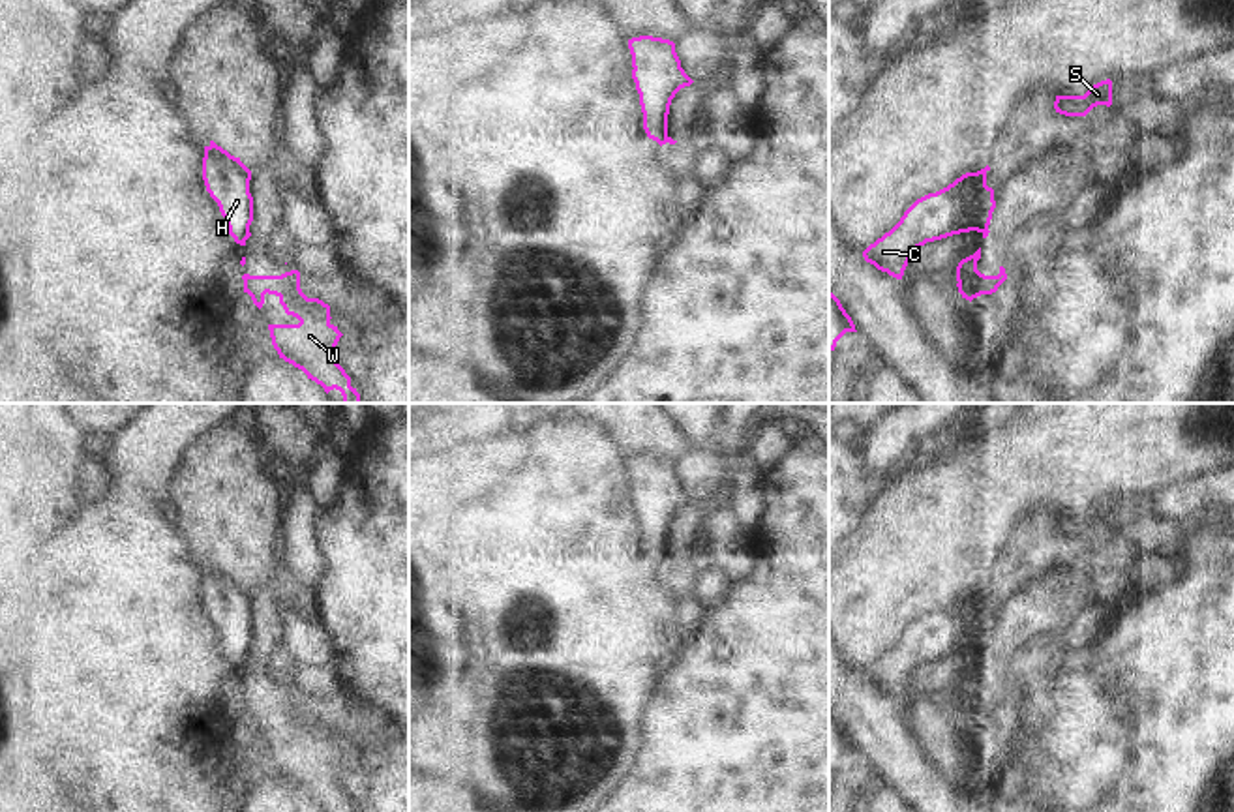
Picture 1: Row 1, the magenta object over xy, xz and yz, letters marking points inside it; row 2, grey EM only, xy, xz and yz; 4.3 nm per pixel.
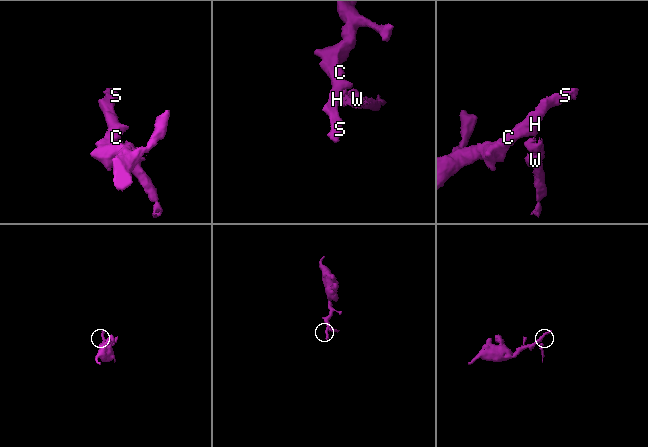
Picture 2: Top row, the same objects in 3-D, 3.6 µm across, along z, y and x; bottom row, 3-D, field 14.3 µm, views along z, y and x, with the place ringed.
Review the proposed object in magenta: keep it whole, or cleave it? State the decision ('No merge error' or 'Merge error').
Merge error.

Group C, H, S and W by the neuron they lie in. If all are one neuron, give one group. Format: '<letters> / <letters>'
C H S / W

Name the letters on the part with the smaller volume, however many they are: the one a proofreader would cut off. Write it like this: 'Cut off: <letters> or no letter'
Cut off: W

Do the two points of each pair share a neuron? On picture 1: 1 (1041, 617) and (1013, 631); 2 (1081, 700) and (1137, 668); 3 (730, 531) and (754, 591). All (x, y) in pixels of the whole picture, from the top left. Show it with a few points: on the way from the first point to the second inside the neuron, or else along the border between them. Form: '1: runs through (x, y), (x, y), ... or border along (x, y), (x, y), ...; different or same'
1: runs through (1034, 617), (1026, 617), (1021, 623); same
2: border along (1090, 653), (1090, 661), (1129, 696), (1135, 719); different
3: border along (749, 544), (754, 556), (754, 571), (736, 586); different

